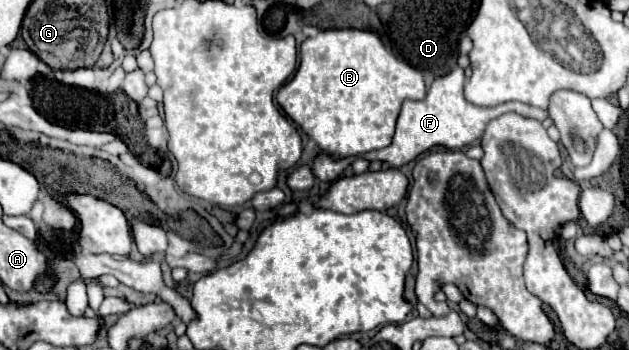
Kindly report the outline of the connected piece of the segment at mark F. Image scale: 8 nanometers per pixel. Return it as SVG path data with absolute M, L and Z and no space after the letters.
M455 67L449 75L435 79L423 101L405 101L403 103L403 109L401 109L399 119L397 119L393 143L381 151L371 151L361 155L361 157L369 162L381 161L381 163L389 163L391 167L401 167L401 165L413 161L415 157L419 157L421 153L425 153L427 149L437 147L437 145L447 147L447 149L463 149L467 145L477 143L481 139L487 123L491 119L503 115L503 113L515 111L523 117L531 117L537 121L545 121L549 117L545 109L531 107L525 103L505 103L499 107L473 105L465 99L463 85L465 85L465 69L461 69L461 67Z

